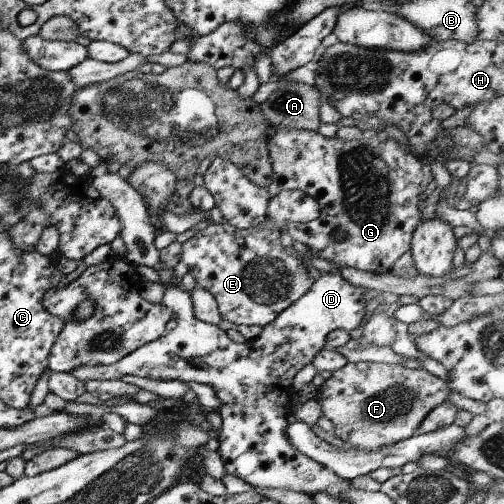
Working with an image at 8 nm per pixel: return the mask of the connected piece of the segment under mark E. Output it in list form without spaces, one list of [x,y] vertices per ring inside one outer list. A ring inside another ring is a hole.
[[[281,189],[274,194],[266,206],[266,218],[257,226],[248,229],[238,229],[223,221],[216,225],[213,222],[203,230],[197,231],[192,237],[181,242],[179,262],[187,266],[187,272],[195,278],[197,286],[207,290],[215,299],[220,320],[231,324],[255,324],[265,326],[298,298],[310,289],[314,279],[309,275],[308,268],[293,255],[285,254],[279,243],[281,228],[287,223],[306,223],[319,216],[321,205],[317,199],[305,194],[301,189]]]

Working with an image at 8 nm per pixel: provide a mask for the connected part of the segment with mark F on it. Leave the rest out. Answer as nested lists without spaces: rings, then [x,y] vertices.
[[[359,361],[343,365],[331,373],[318,387],[317,399],[320,404],[320,414],[333,424],[334,436],[361,450],[375,449],[392,445],[394,442],[409,438],[416,434],[421,419],[437,405],[446,402],[447,385],[445,381],[431,375],[423,367],[407,368],[402,365],[388,363],[372,363]]]

